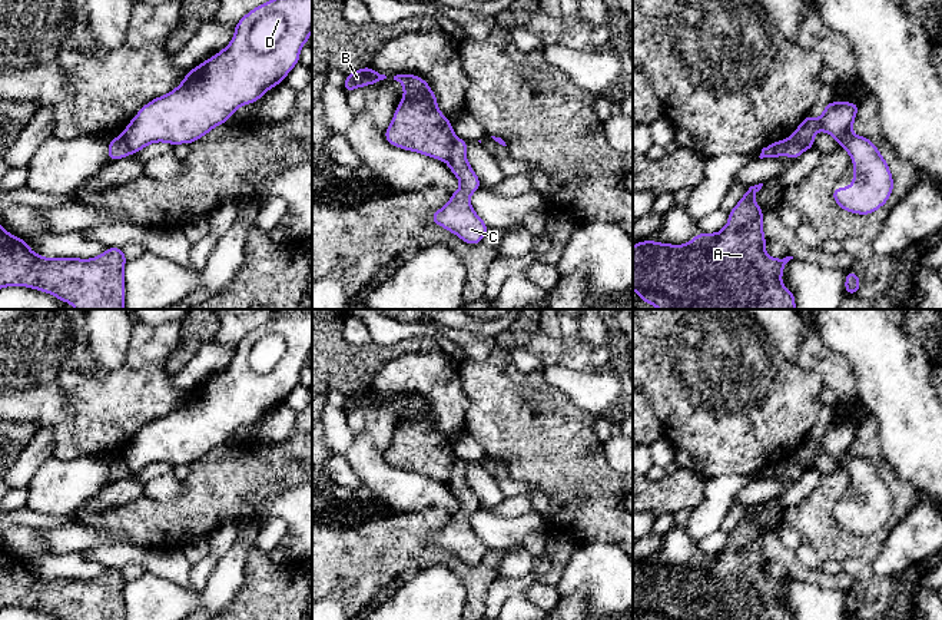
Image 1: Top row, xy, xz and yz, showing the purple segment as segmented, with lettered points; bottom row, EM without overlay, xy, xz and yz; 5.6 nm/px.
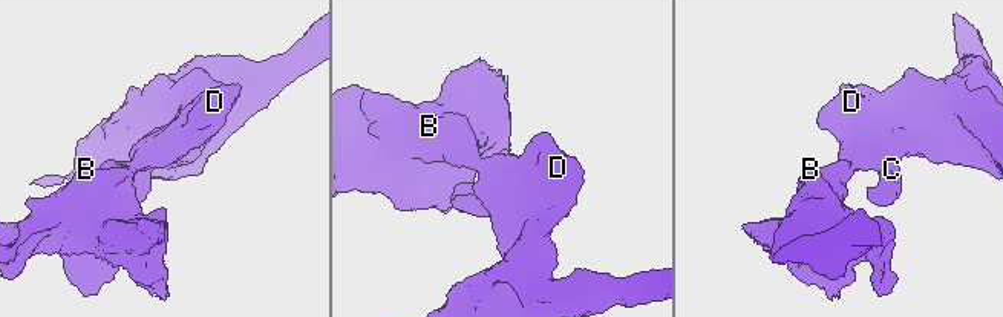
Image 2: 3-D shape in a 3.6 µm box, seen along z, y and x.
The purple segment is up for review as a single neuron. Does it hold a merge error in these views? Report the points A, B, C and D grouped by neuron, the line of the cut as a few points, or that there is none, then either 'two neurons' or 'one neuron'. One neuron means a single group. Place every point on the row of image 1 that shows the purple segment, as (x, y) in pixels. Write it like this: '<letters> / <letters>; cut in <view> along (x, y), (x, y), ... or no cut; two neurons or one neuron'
A B / C D; cut in xz along (455, 138), (447, 162); two neurons

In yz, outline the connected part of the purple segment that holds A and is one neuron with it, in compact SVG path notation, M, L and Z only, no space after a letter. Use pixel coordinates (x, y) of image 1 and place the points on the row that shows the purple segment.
M763 183L750 186L739 203L729 212L727 225L717 233L697 233L689 243L684 245L670 245L660 243L654 241L637 242L633 246L633 291L640 294L640 301L647 302L659 309L796 309L795 294L785 288L782 284L782 272L785 265L793 259L793 256L786 256L783 259L775 259L769 256L764 251L766 238L763 233L763 210L753 200L753 196L762 189Z

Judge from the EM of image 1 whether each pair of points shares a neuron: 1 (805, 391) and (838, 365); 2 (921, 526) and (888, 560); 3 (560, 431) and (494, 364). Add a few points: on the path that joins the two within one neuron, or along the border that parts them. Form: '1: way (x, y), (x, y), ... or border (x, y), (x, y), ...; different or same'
1: border (793, 362), (813, 371), (825, 385); different
2: way (914, 534), (896, 551); same
3: way (537, 431), (496, 391), (496, 387); same

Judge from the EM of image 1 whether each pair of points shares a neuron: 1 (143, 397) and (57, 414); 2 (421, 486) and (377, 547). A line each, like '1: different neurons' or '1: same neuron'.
1: same neuron
2: different neurons

